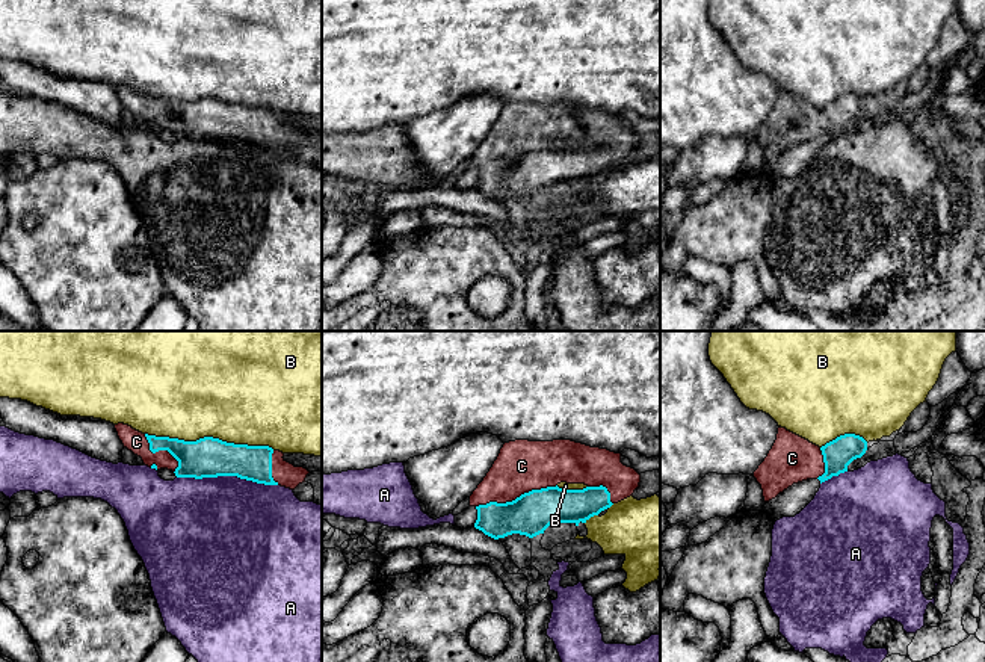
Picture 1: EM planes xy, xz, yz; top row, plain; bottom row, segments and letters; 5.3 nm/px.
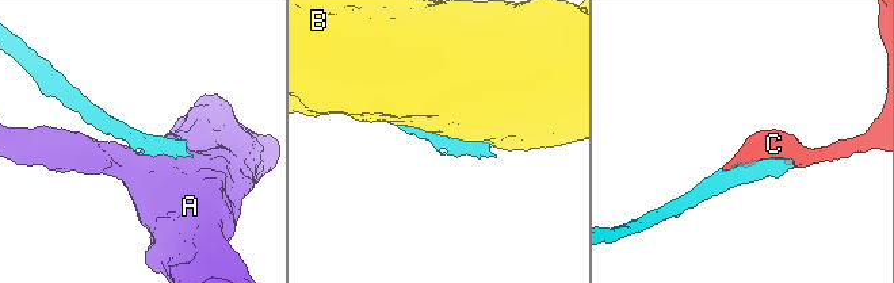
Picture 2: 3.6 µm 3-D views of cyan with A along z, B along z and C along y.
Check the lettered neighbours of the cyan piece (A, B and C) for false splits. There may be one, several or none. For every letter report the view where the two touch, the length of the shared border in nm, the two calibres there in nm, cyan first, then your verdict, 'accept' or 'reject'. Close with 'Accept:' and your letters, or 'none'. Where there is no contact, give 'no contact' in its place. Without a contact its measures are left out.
A: xy | 550 nm | 220/480 nm | reject
B: xy | 700 nm | 220/500 nm | reject
C: xz | 440 nm | 220/280 nm | accept
Accept: C

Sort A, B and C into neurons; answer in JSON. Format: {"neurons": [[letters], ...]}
{"neurons": [["A"], ["B"], ["C"]]}

